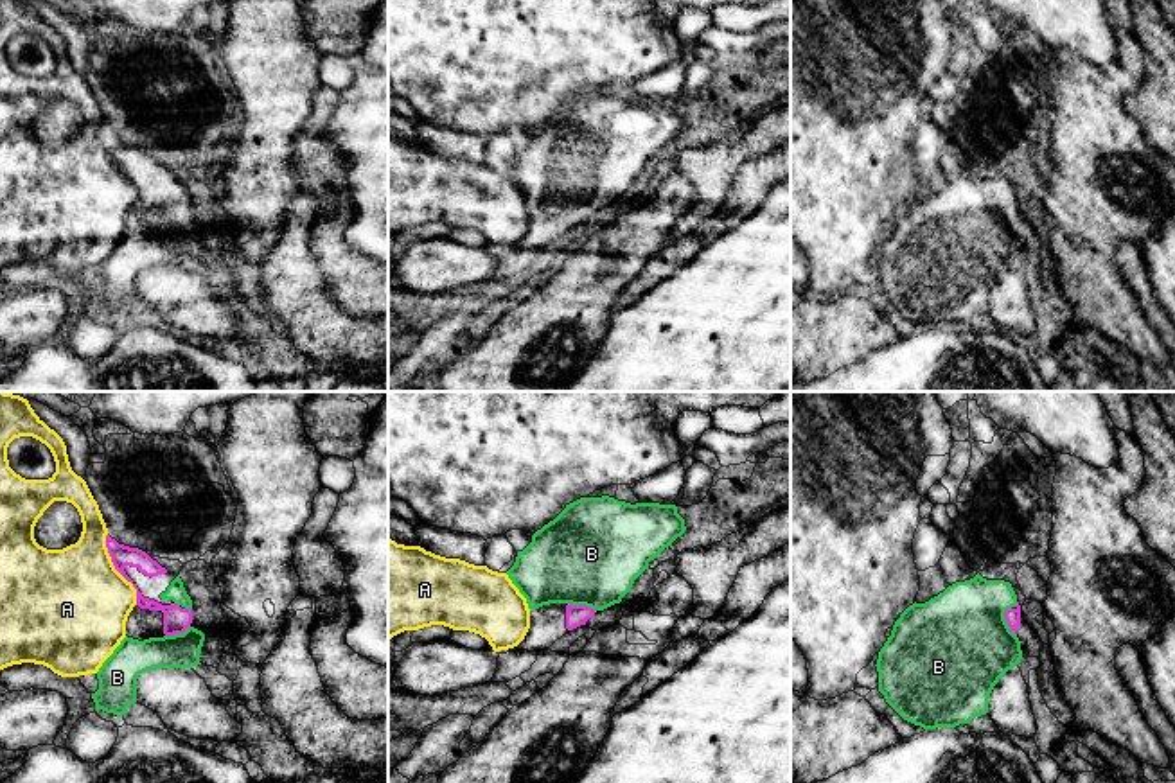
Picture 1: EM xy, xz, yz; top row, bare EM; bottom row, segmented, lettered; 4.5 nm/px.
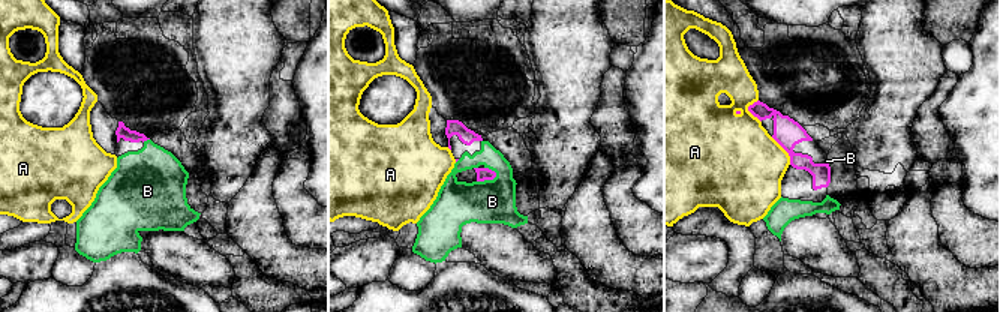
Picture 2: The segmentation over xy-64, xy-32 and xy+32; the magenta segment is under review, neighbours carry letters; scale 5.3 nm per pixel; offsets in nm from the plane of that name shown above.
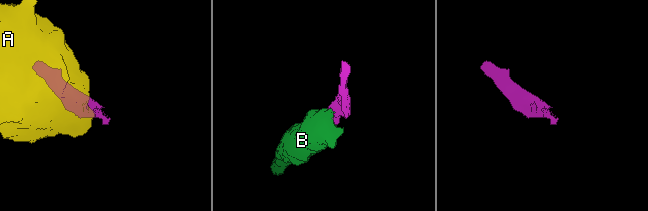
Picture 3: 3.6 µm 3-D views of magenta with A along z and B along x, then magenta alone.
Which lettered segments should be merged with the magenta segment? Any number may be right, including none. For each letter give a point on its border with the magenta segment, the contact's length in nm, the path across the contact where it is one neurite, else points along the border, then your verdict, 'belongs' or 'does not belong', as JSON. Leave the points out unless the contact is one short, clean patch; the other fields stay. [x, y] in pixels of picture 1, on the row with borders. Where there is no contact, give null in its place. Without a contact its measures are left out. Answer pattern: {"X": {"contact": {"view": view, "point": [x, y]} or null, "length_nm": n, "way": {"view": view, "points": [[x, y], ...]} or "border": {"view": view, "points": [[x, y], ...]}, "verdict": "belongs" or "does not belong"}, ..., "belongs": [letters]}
{"A": {"contact": {"view": "xy", "point": [117, 570]}, "length_nm": 340, "verdict": "does not belong"}, "B": {"contact": {"view": "yz", "point": [1007, 622]}, "length_nm": 130, "way": {"view": "yz", "points": [[1012, 616], [1007, 622], [981, 625], [958, 645]]}, "verdict": "belongs"}, "belongs": ["B"]}

